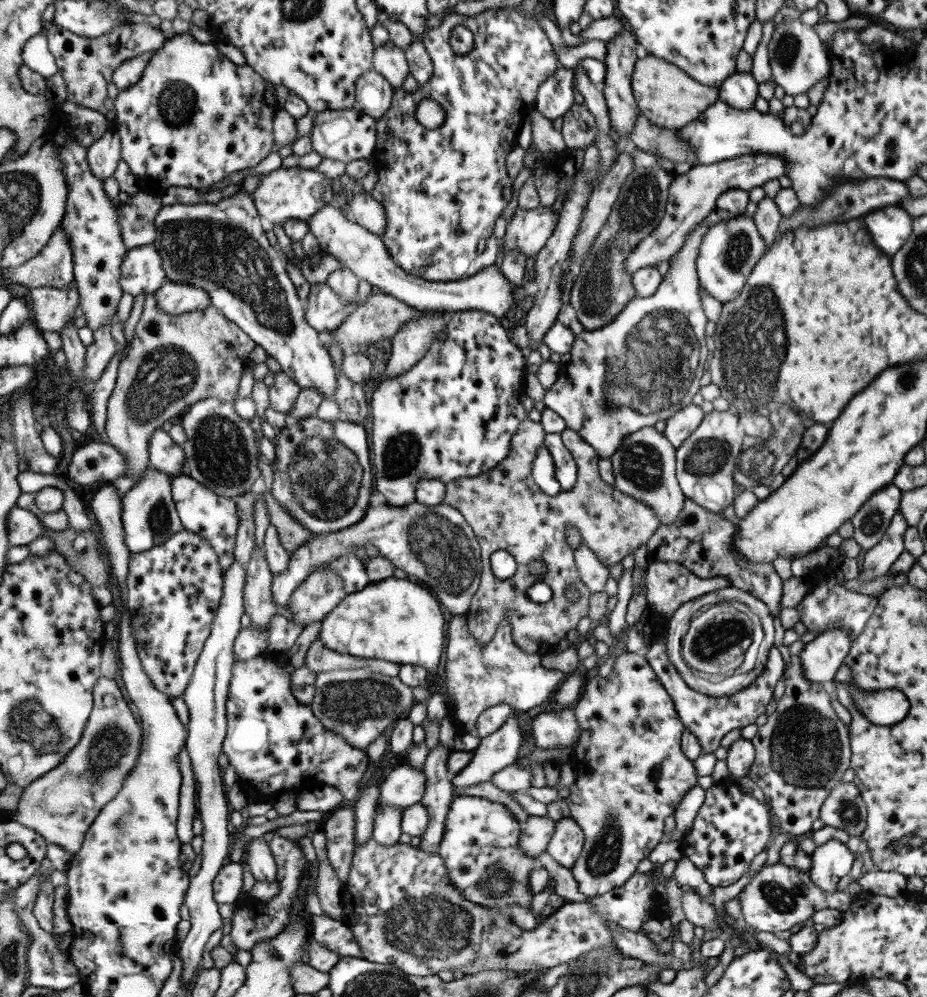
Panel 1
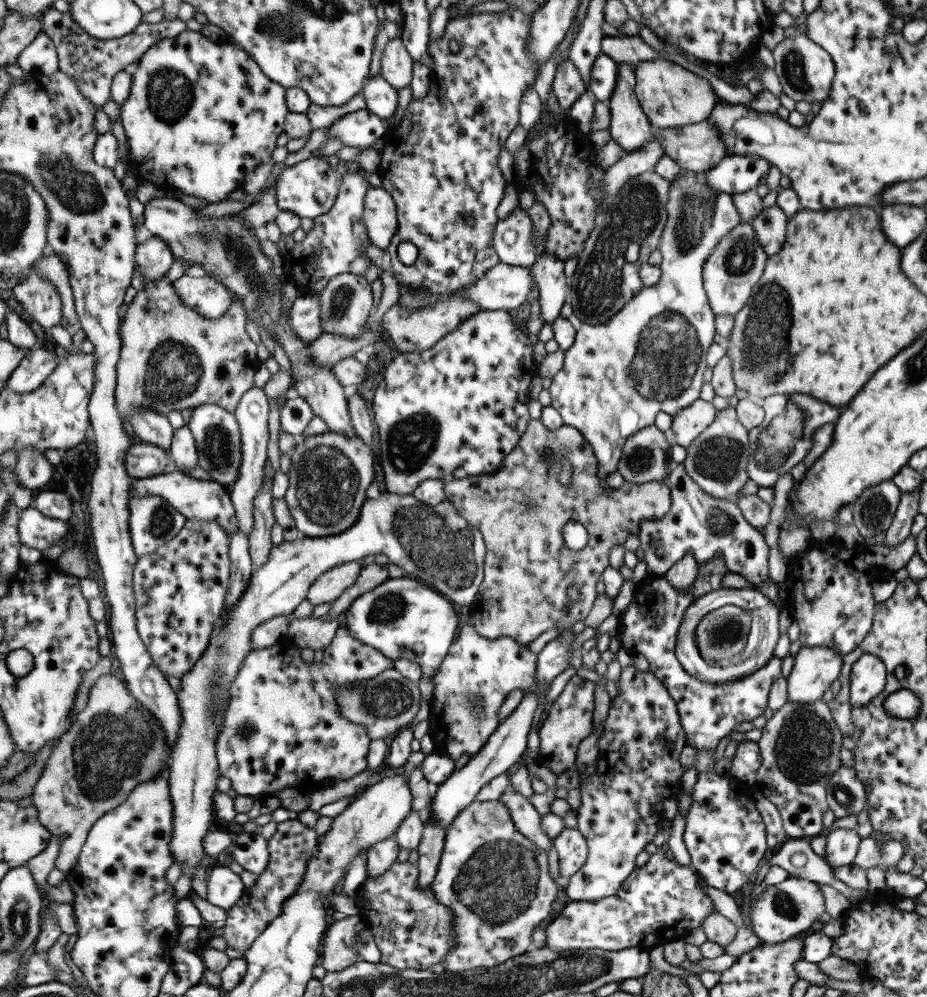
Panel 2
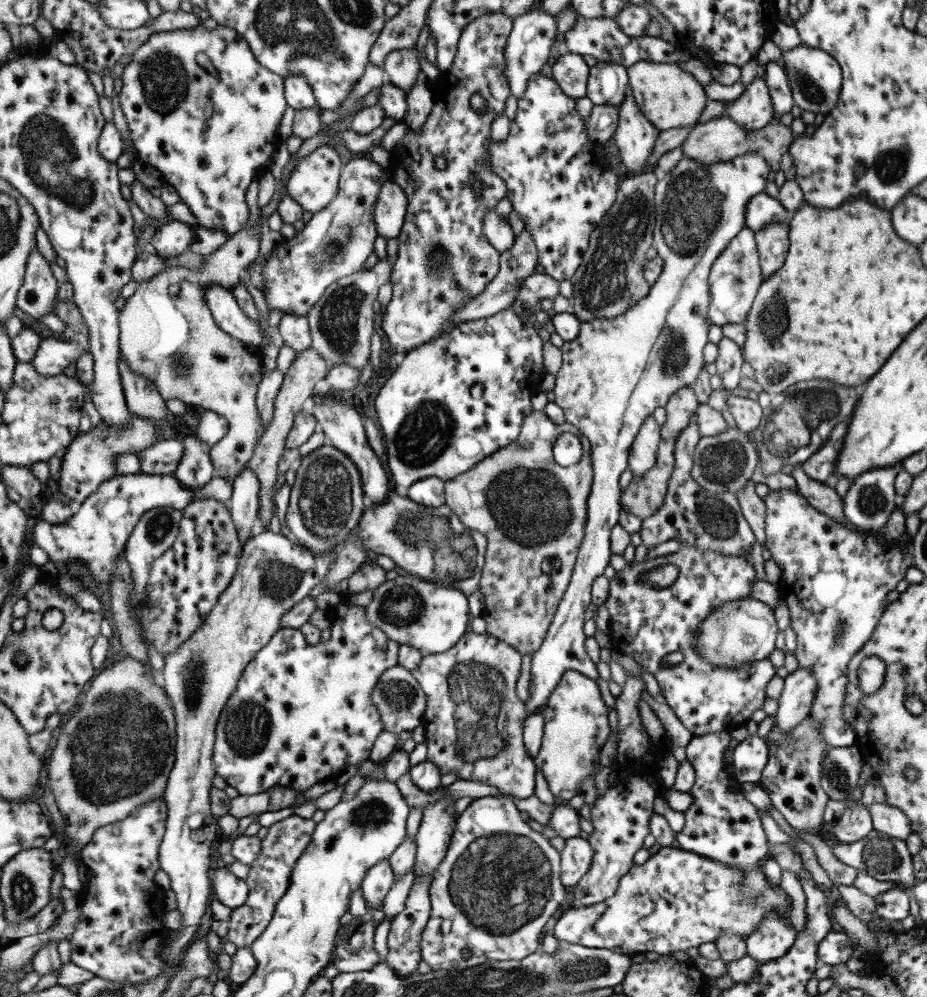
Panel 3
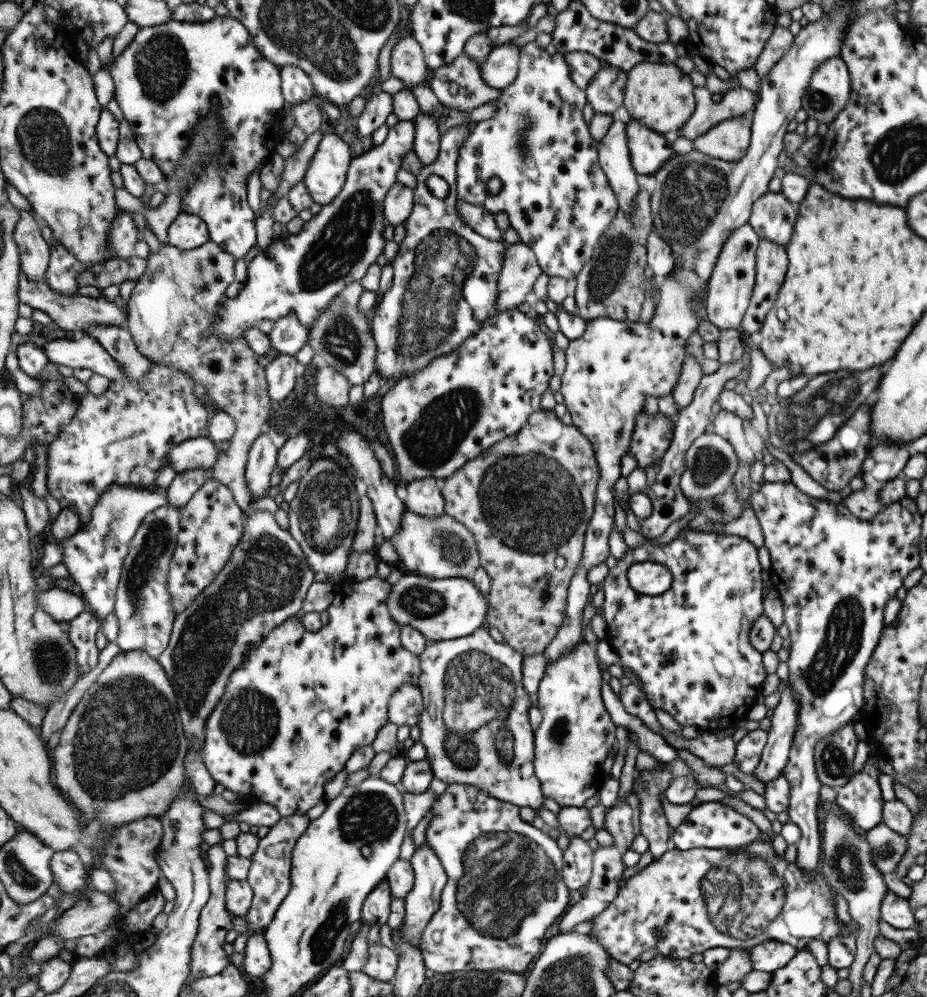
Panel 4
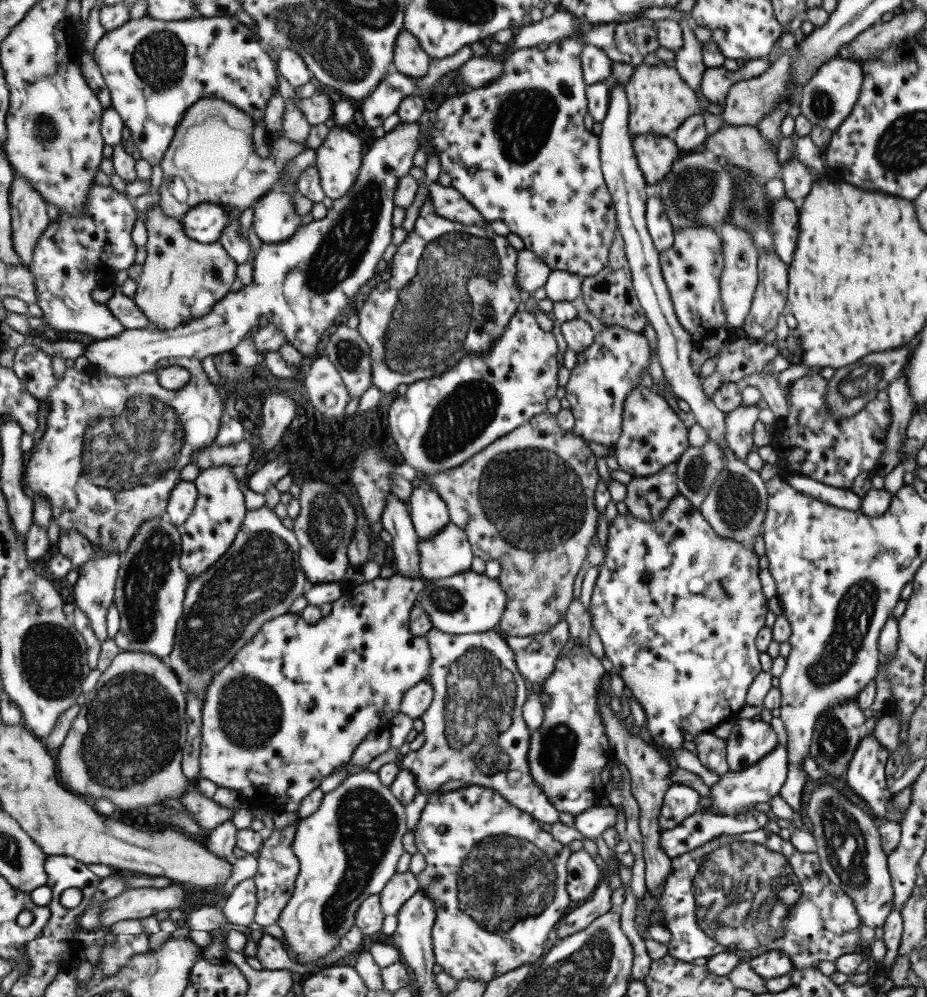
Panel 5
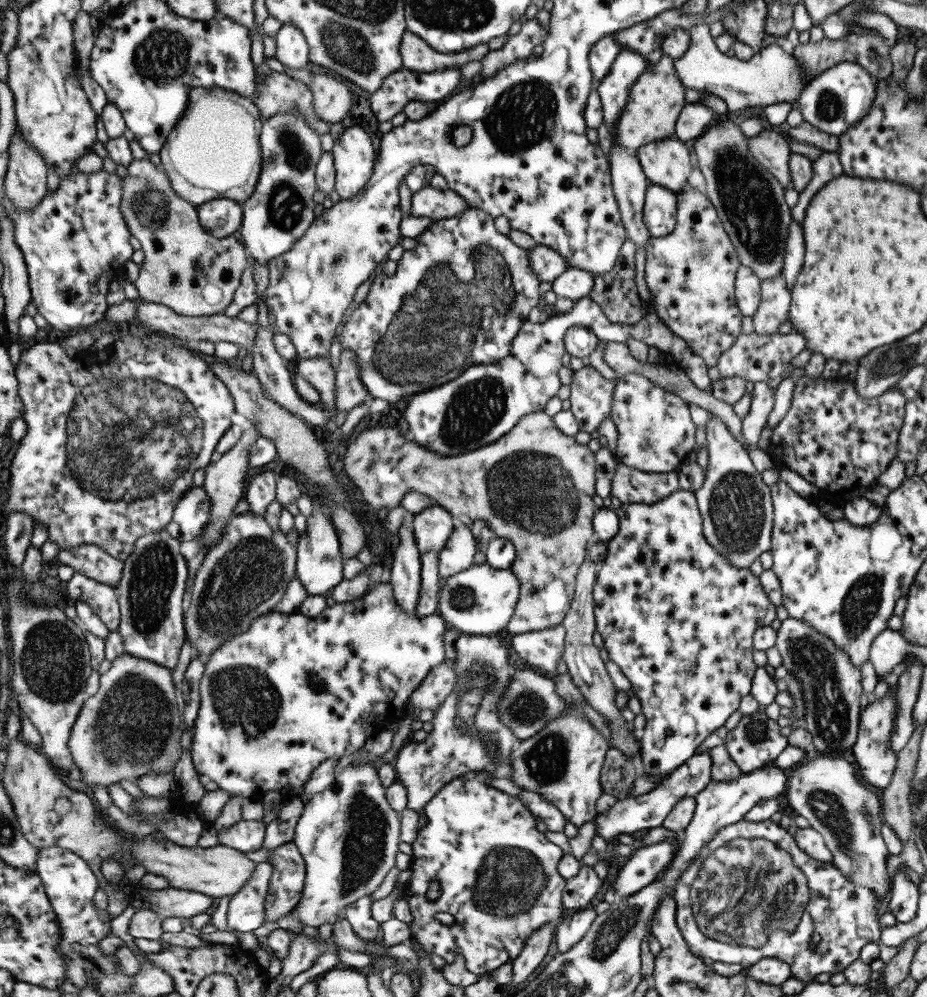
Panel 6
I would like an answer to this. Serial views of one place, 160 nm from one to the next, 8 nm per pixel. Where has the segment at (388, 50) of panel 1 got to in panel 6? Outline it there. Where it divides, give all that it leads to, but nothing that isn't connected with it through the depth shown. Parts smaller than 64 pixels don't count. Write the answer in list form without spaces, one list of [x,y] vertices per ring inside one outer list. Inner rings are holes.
[[[407,30],[401,43],[401,57],[404,69],[421,73],[433,73],[452,67],[463,66],[467,62],[483,61],[492,50],[487,44],[478,44],[467,51],[443,53],[435,50],[424,38]]]

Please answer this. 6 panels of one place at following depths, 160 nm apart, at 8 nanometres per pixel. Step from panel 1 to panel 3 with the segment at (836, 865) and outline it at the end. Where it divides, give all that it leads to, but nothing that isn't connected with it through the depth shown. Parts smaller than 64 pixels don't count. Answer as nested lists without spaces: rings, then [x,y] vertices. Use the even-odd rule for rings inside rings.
[[[856,802],[852,806],[845,805],[845,810],[841,813],[840,818],[836,820],[835,826],[833,826],[833,836],[841,844],[851,844],[865,838],[873,829],[868,807]]]

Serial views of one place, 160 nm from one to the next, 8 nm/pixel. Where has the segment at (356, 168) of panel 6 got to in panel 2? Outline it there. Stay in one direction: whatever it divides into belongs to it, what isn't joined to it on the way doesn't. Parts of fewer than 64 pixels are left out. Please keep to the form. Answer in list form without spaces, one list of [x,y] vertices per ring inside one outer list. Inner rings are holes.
[[[311,157],[295,166],[285,168],[276,184],[277,205],[280,211],[297,213],[301,218],[315,219],[329,213],[340,195],[335,176],[334,161],[325,157]]]

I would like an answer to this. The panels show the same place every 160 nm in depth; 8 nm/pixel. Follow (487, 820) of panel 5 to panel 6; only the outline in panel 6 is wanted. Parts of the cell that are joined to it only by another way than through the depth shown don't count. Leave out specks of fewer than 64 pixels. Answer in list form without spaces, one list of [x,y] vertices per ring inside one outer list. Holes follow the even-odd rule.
[[[486,770],[462,774],[446,784],[427,804],[413,842],[412,875],[405,894],[414,914],[413,936],[433,952],[439,963],[453,964],[457,962],[457,956],[463,956],[466,970],[479,976],[497,970],[507,962],[515,962],[540,928],[563,919],[568,884],[557,870],[567,852],[537,830],[536,817],[523,801],[487,785],[485,780],[490,777]],[[433,879],[439,882],[441,894],[437,900],[429,901],[426,899],[427,890]],[[439,912],[448,912],[454,921],[450,925],[439,922],[435,919]]]

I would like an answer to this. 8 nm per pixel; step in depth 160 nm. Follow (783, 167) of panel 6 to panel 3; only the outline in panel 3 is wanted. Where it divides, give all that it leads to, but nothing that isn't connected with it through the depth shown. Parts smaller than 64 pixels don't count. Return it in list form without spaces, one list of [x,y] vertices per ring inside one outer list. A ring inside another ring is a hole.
[[[721,116],[703,124],[697,124],[691,128],[687,139],[680,144],[683,157],[692,158],[700,163],[717,164],[725,162],[732,158],[741,156],[747,152],[758,152],[768,164],[769,170],[777,172],[779,170],[779,161],[781,154],[788,150],[790,142],[793,142],[794,135],[787,126],[779,122],[769,122],[766,126],[758,130],[745,129],[741,125],[733,122],[728,117]]]

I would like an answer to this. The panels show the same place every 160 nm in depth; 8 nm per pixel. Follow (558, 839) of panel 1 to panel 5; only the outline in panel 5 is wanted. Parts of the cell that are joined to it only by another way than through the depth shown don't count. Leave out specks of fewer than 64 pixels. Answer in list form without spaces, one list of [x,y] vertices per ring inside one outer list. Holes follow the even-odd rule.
[[[585,849],[573,851],[568,860],[568,891],[574,902],[586,901],[601,882],[601,868]]]

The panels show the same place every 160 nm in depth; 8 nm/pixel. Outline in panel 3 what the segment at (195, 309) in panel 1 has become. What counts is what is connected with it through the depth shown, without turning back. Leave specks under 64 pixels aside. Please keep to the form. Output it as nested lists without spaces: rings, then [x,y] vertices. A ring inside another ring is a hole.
[[[213,283],[204,292],[214,319],[222,329],[244,342],[263,347],[263,333],[259,323],[254,323],[237,304],[231,289]]]

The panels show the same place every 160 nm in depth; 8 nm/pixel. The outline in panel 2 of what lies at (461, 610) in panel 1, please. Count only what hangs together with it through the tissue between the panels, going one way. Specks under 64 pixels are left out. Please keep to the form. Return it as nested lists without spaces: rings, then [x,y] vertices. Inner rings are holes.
[[[383,493],[378,499],[367,499],[362,508],[360,519],[347,531],[337,536],[325,538],[302,537],[294,542],[281,542],[273,547],[267,564],[254,566],[253,576],[249,589],[243,599],[233,605],[229,611],[225,610],[221,620],[217,622],[216,630],[213,631],[212,642],[208,650],[196,662],[183,679],[181,679],[178,695],[180,696],[181,712],[184,716],[181,725],[181,734],[177,746],[172,753],[172,767],[170,786],[174,804],[172,851],[176,861],[183,862],[182,874],[192,879],[197,872],[199,862],[203,860],[205,835],[211,831],[213,822],[213,796],[217,792],[217,780],[219,780],[220,764],[217,754],[218,724],[225,720],[225,708],[231,698],[233,682],[237,680],[241,665],[245,657],[253,652],[252,632],[257,627],[265,624],[277,616],[289,616],[295,612],[295,608],[308,599],[308,594],[313,584],[325,572],[352,561],[361,561],[365,556],[383,554],[387,556],[393,565],[404,569],[407,574],[417,579],[432,589],[439,591],[449,598],[449,601],[457,607],[471,607],[477,599],[477,595],[484,582],[484,567],[486,564],[487,544],[483,533],[477,530],[458,510],[451,501],[443,501],[437,506],[421,502],[414,494],[401,495]]]

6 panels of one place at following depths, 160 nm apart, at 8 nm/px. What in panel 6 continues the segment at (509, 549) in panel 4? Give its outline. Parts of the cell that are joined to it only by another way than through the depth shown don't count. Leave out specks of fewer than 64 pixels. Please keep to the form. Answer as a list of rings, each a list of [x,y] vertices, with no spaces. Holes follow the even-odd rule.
[[[544,411],[525,415],[520,420],[520,423],[508,435],[505,435],[503,439],[496,440],[495,443],[459,456],[443,456],[438,452],[433,452],[421,446],[415,440],[409,440],[407,435],[401,434],[397,427],[381,426],[361,434],[359,438],[349,445],[344,470],[350,477],[350,480],[358,487],[367,504],[377,510],[377,512],[397,508],[397,506],[402,504],[402,500],[409,491],[417,491],[429,495],[439,505],[444,506],[452,513],[457,523],[465,524],[472,529],[472,526],[478,520],[485,521],[493,529],[495,536],[508,539],[516,548],[516,558],[509,569],[517,574],[517,579],[521,583],[521,598],[519,604],[517,604],[515,615],[506,628],[507,632],[518,635],[525,632],[544,631],[545,629],[559,627],[564,624],[565,618],[572,607],[573,598],[576,595],[577,574],[579,574],[581,566],[587,559],[589,546],[596,539],[596,529],[593,528],[593,521],[599,509],[597,504],[595,504],[597,463],[596,453],[593,453],[593,450],[589,450],[589,446],[579,444],[574,437],[567,436],[567,434],[561,432],[561,429],[557,428],[554,416],[549,416]]]

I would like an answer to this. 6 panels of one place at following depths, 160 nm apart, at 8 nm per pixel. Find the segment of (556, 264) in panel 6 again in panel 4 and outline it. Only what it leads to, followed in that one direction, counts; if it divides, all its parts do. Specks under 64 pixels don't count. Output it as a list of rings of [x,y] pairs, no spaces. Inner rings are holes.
[[[521,240],[509,244],[505,251],[503,270],[499,275],[496,310],[502,313],[525,304],[529,292],[533,292],[533,286],[543,272],[535,252],[528,244]]]

